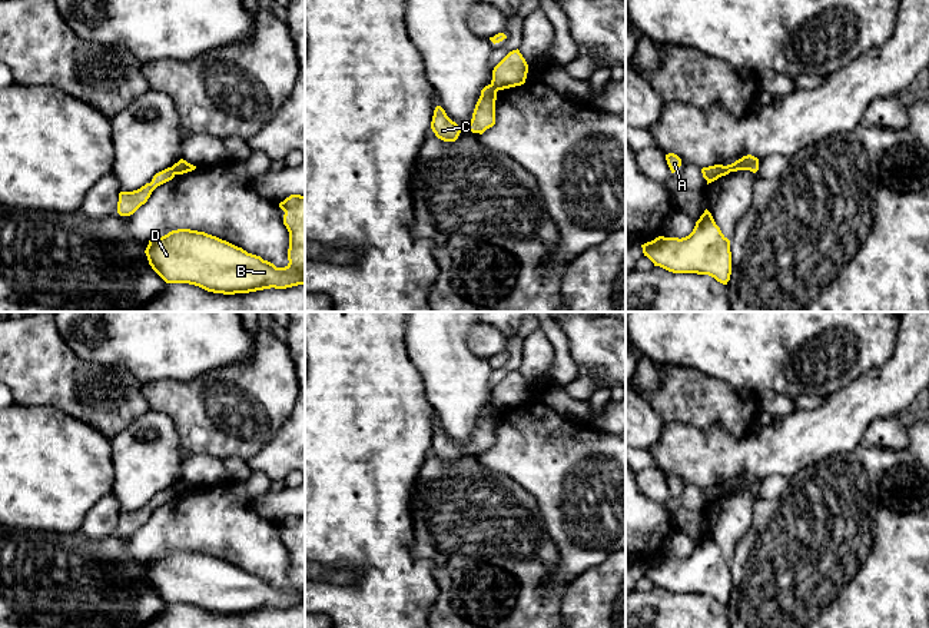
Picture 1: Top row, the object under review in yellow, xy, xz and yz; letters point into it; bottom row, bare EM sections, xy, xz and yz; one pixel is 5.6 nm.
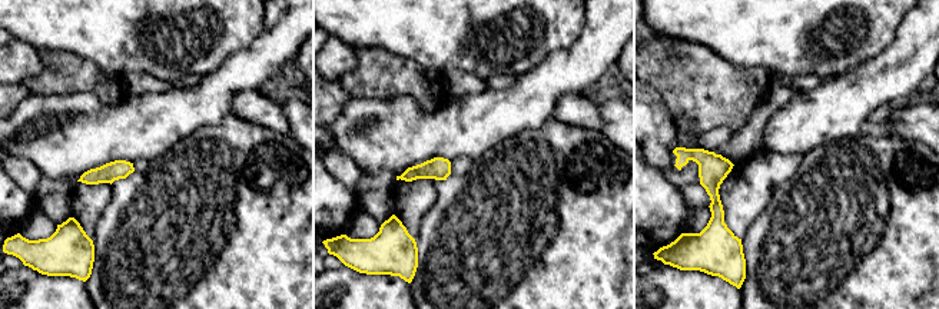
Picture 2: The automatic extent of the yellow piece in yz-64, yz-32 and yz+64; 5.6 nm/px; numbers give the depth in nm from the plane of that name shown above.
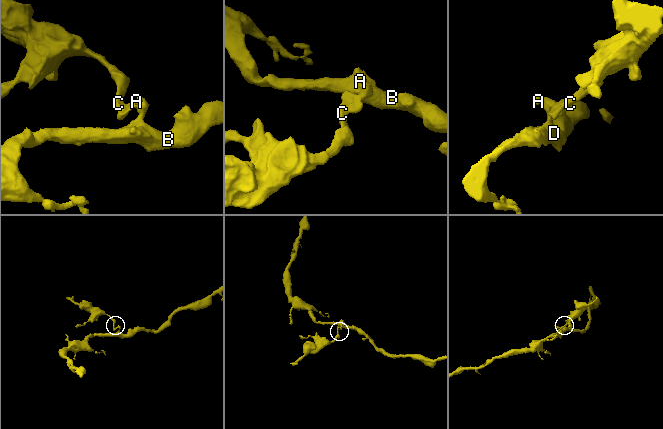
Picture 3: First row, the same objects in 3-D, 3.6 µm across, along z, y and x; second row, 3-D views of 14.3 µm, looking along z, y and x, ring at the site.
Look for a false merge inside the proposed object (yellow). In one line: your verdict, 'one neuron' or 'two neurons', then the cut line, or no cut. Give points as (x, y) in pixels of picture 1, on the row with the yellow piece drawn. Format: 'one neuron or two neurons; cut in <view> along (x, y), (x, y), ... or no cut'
two neurons; cut in yz along (723, 166), (717, 176)

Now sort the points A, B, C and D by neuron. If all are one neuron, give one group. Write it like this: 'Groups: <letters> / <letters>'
Groups: A B D / C

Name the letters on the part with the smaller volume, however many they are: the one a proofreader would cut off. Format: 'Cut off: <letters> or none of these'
Cut off: C

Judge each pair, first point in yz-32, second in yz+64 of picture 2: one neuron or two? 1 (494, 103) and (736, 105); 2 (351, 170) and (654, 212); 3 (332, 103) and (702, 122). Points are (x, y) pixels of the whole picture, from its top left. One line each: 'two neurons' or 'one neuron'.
1: two neurons
2: two neurons
3: two neurons

